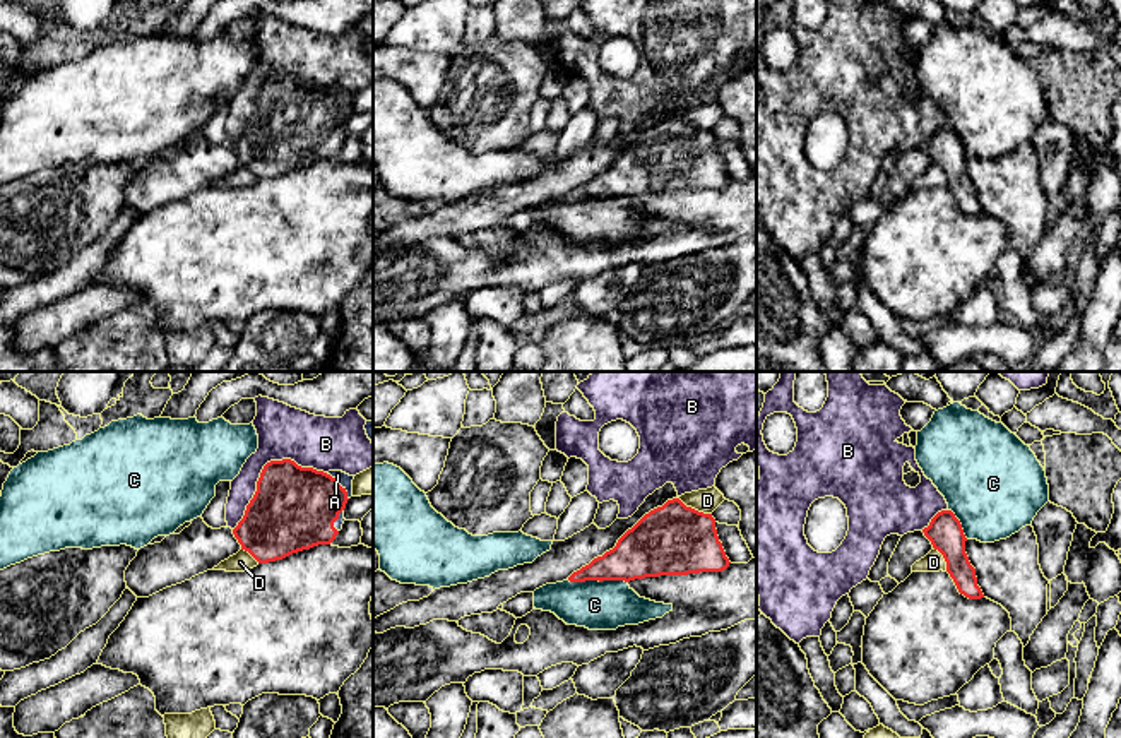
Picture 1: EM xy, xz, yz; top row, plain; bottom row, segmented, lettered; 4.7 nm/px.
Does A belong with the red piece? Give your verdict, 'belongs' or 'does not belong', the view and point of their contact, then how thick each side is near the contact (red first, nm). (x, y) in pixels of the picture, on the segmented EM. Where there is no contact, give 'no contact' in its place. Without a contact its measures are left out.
belongs; meets red in xy at (339, 485); 400 nm thick on the red side, 70 nm on the other

